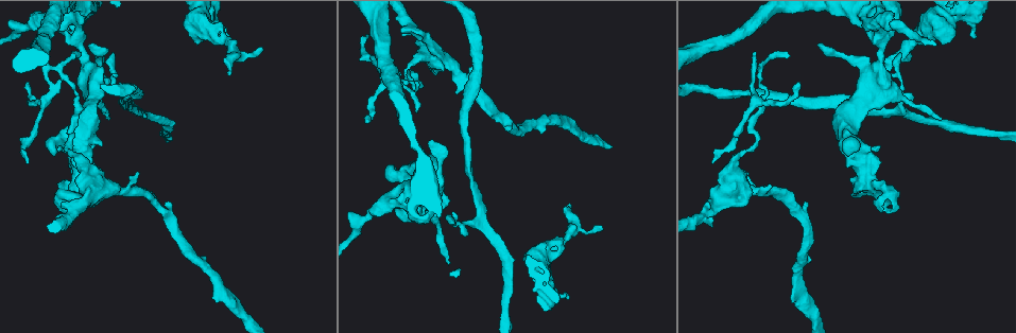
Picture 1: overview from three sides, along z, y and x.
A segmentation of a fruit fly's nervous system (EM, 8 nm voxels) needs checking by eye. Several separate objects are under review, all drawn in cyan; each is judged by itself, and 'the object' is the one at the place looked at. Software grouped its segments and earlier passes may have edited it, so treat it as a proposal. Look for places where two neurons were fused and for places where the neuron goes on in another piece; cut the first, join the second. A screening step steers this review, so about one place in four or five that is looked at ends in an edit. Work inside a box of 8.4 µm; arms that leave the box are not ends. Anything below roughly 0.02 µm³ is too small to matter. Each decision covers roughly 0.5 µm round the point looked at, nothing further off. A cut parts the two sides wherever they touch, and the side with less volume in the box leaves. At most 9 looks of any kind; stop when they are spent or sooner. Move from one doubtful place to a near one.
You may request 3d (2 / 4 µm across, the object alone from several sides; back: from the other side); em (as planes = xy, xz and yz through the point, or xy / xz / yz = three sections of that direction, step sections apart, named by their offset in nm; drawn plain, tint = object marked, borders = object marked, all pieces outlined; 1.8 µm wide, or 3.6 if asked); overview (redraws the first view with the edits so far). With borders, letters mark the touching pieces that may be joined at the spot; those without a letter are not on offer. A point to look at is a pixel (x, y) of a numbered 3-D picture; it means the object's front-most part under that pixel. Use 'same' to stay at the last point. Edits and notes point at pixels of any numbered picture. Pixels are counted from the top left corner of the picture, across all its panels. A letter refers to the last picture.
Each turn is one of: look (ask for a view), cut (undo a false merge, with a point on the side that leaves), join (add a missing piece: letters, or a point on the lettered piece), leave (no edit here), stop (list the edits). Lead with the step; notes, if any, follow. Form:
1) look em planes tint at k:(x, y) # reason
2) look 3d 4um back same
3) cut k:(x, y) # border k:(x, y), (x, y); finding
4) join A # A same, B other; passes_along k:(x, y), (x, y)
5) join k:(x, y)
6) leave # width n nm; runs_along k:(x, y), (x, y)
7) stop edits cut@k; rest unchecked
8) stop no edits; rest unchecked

look em yz step 16 tint at 1:(851, 194) # thick end

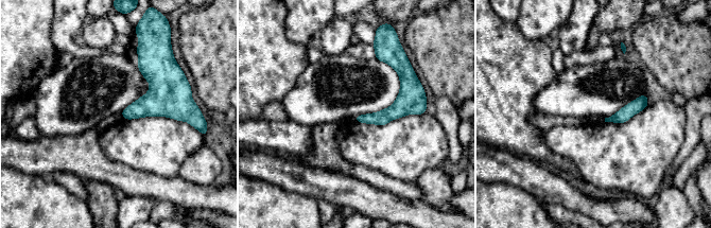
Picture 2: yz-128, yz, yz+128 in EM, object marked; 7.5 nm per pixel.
look em planes tint same # cut it another way

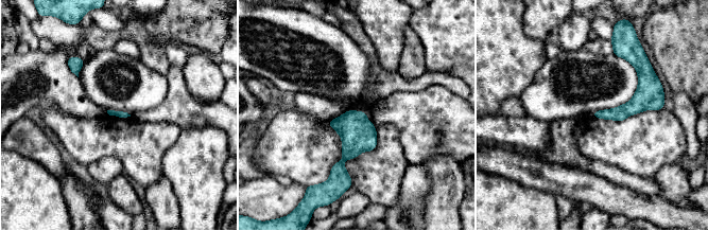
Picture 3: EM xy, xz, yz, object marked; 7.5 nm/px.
look em planes borders same

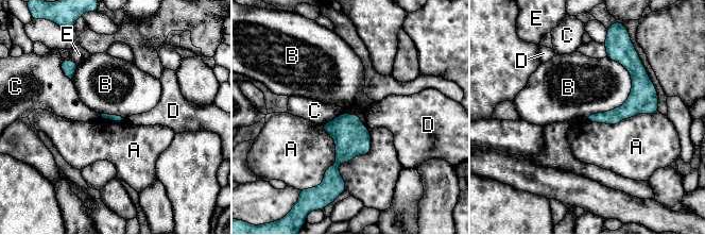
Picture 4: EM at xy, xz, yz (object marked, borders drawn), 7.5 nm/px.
leave # A other, B other, C other, D other, E other; border 4:(618, 61), (628, 99), (584, 118); none of them fits

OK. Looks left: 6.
look 3d 2um back at 1:(76, 54) # tapers out

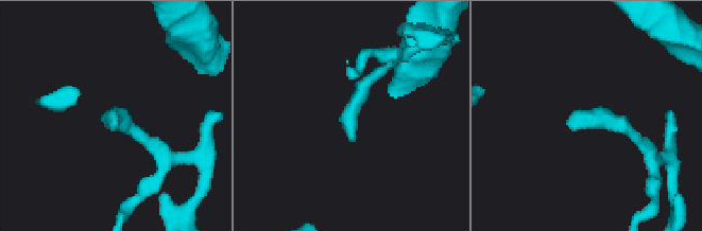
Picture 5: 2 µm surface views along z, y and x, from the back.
look em planes borders at 5:(352, 138)

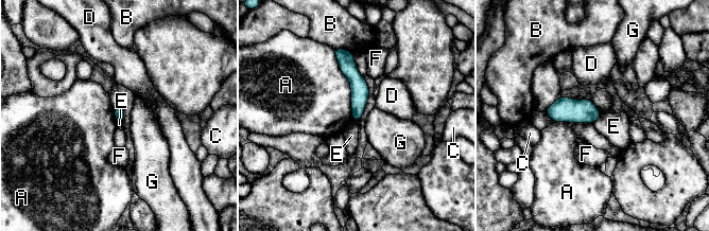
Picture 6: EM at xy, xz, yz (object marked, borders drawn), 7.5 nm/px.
leave # A other, B other, C other, D other, E other, F other, G other; border 6:(601, 114), (592, 123); no lettered piece goes on from it

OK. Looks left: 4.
look 3d 4um at 1:(393, 196) # closes a loop

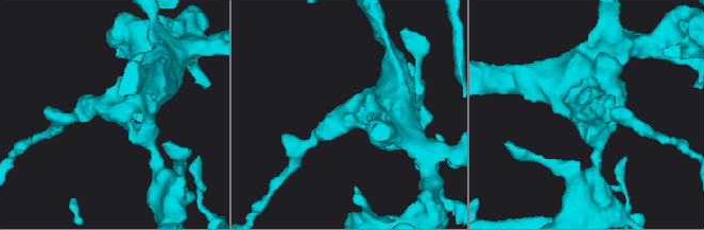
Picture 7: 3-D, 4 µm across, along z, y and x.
look em planes tint at 7:(590, 111) # need the tissue

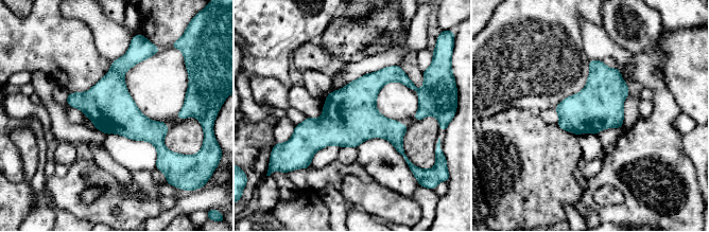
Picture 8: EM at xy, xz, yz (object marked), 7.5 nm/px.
look em planes borders same

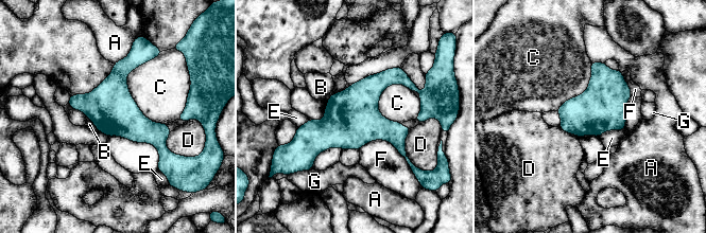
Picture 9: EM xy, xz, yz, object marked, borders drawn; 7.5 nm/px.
leave # width 360 nm; A other, B other, C other, D other, E other, F other, G other; border 9:(624, 127), (605, 130), (599, 137); all the same neuron

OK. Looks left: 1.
stop no edits; rest unchecked

